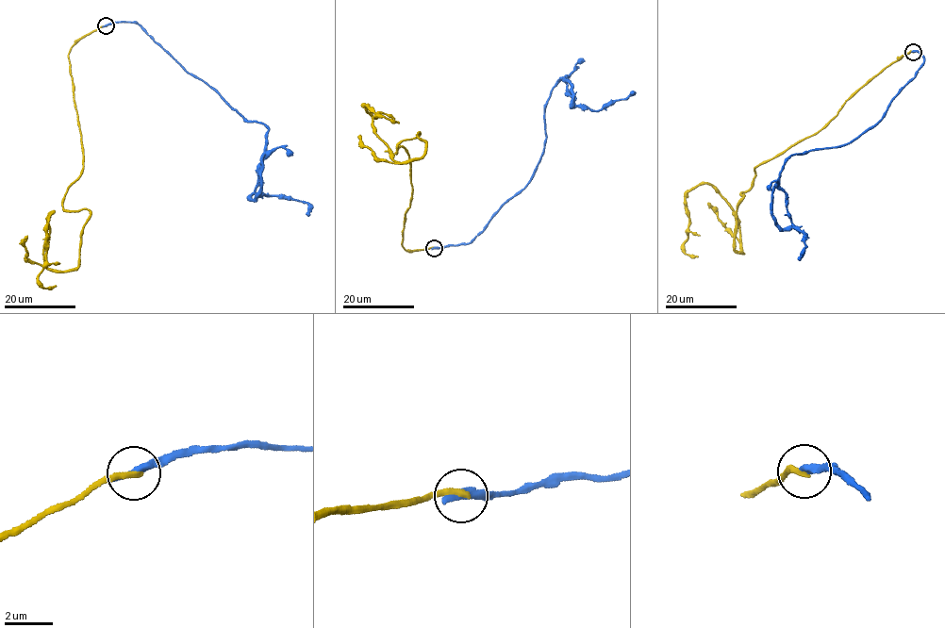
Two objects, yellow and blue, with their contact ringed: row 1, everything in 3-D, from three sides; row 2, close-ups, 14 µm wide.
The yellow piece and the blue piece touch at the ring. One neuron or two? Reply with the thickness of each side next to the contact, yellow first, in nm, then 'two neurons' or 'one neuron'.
280/360 nm | two neurons

